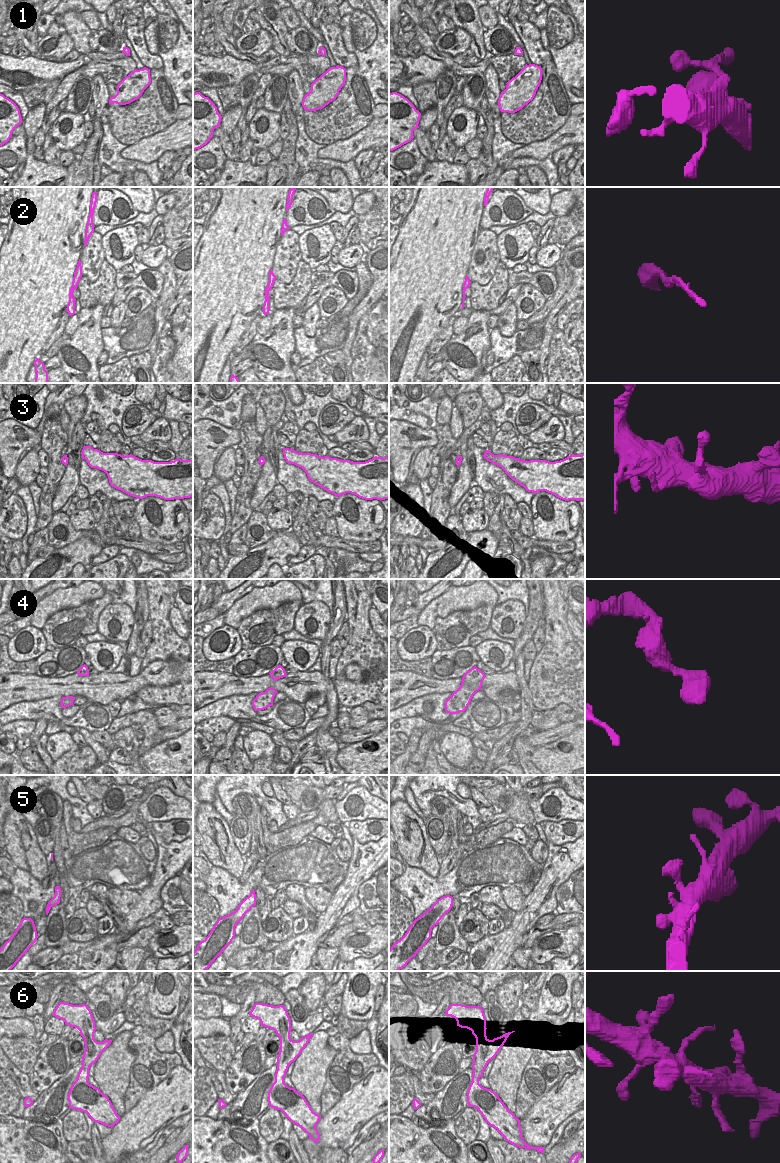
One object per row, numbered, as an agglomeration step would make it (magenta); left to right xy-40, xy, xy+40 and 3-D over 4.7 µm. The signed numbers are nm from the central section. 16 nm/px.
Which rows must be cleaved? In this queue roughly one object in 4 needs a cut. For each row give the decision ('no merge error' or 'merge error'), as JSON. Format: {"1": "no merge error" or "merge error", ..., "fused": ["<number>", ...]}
{"1": "no merge error", "2": "no merge error", "3": "no merge error", "4": "no merge error", "5": "no merge error", "6": "no merge error", "fused": []}

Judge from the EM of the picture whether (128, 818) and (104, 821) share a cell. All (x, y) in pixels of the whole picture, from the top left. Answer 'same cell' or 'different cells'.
same cell

